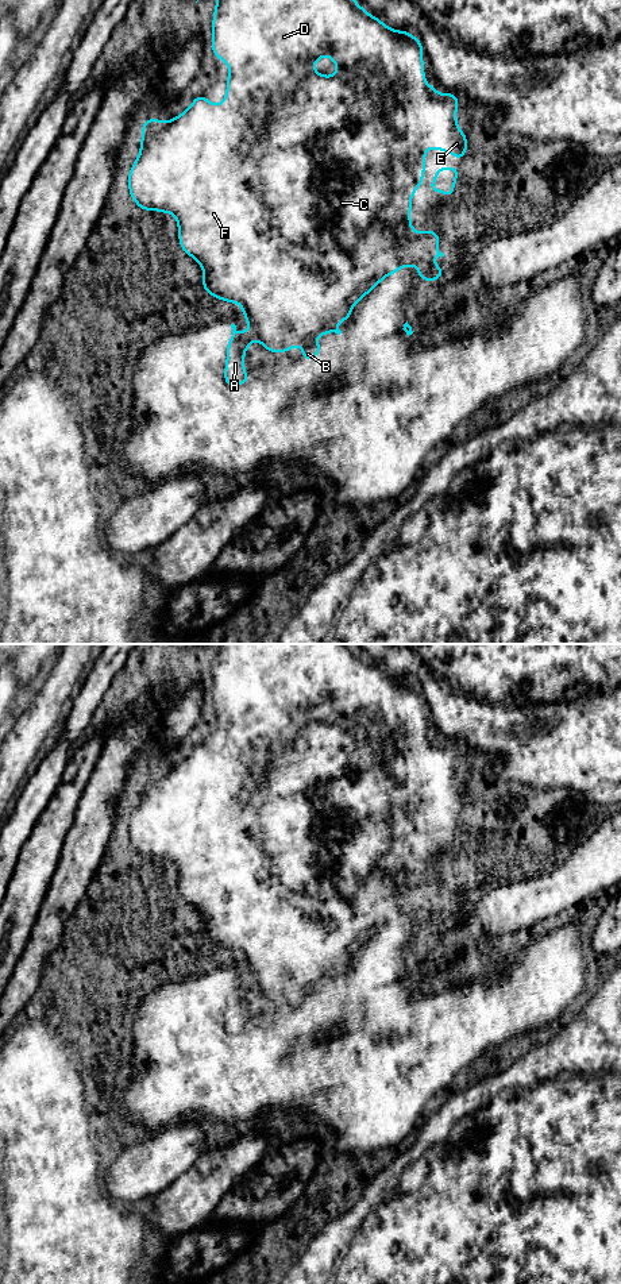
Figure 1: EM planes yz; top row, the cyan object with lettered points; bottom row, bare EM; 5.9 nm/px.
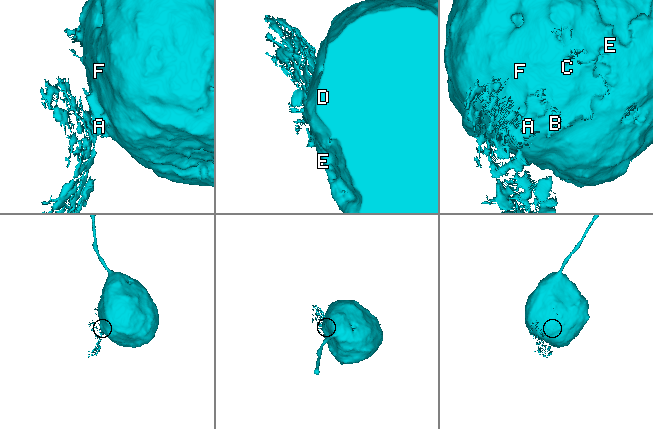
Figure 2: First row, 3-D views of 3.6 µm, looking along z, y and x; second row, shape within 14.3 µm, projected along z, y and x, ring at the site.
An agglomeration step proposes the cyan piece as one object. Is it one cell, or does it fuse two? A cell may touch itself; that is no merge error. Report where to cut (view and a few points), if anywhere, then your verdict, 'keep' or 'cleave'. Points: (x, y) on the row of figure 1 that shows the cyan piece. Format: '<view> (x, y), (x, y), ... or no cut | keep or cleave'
yz (254, 332), (257, 335) | cleave

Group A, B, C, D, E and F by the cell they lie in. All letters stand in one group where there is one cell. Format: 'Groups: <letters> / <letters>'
Groups: A / B C D E F

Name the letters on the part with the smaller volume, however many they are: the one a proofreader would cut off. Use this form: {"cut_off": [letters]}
{"cut_off": ["A"]}

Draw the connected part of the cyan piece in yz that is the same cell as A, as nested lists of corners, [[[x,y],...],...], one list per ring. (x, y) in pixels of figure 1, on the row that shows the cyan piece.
[[[238,332],[235,339],[227,344],[227,365],[224,369],[224,382],[228,386],[250,383],[244,371],[243,358],[246,348],[256,339],[255,332]]]

